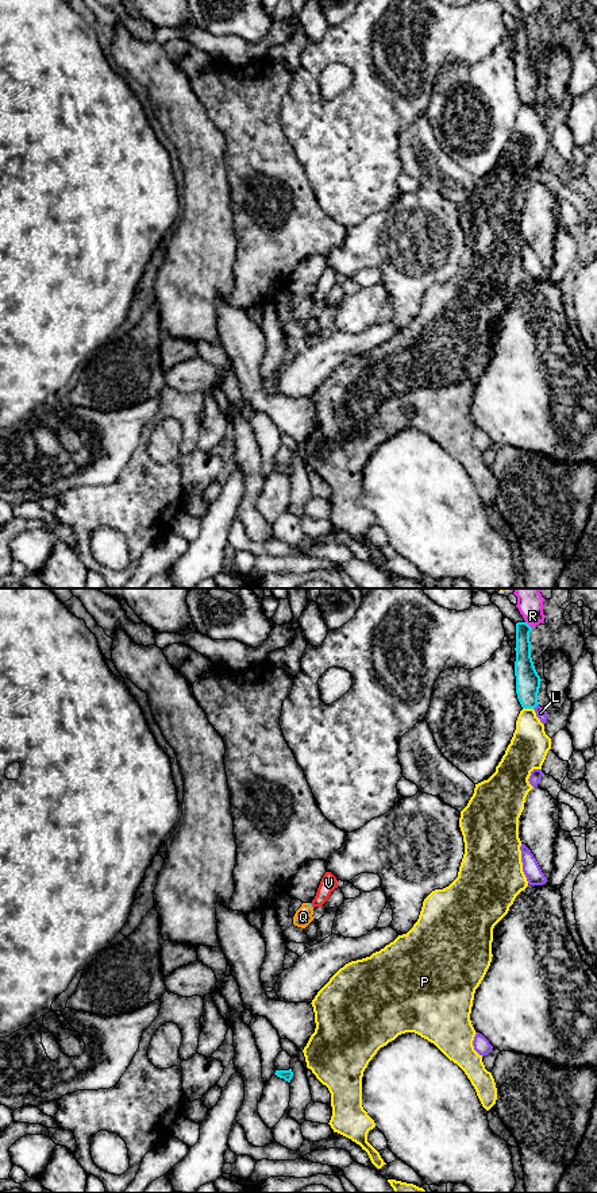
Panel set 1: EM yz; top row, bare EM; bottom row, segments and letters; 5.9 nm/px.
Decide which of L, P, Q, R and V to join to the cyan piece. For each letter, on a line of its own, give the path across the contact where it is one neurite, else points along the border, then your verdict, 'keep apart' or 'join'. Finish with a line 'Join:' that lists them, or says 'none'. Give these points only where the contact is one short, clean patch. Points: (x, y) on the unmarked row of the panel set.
L: along yz (538, 99), (534, 104) | keep apart
P: keep apart
Q: across yz (308, 298), (309, 301), (303, 312) | join
R: keep apart
V: keep apart
Join: Q

